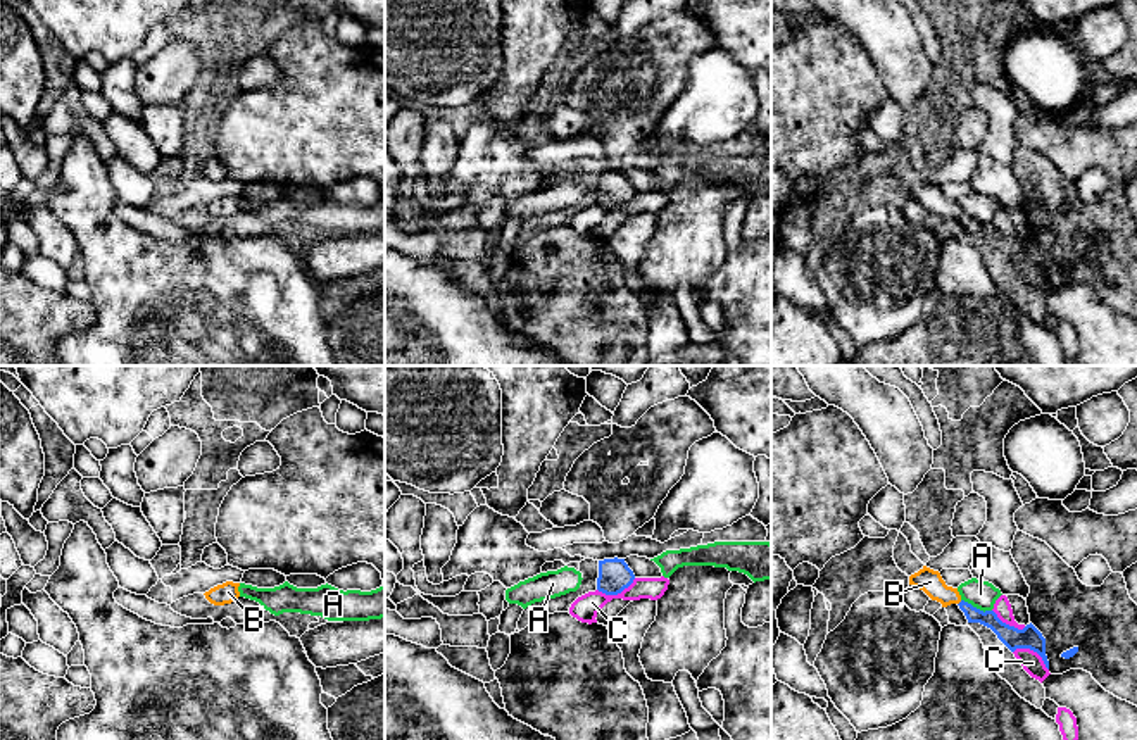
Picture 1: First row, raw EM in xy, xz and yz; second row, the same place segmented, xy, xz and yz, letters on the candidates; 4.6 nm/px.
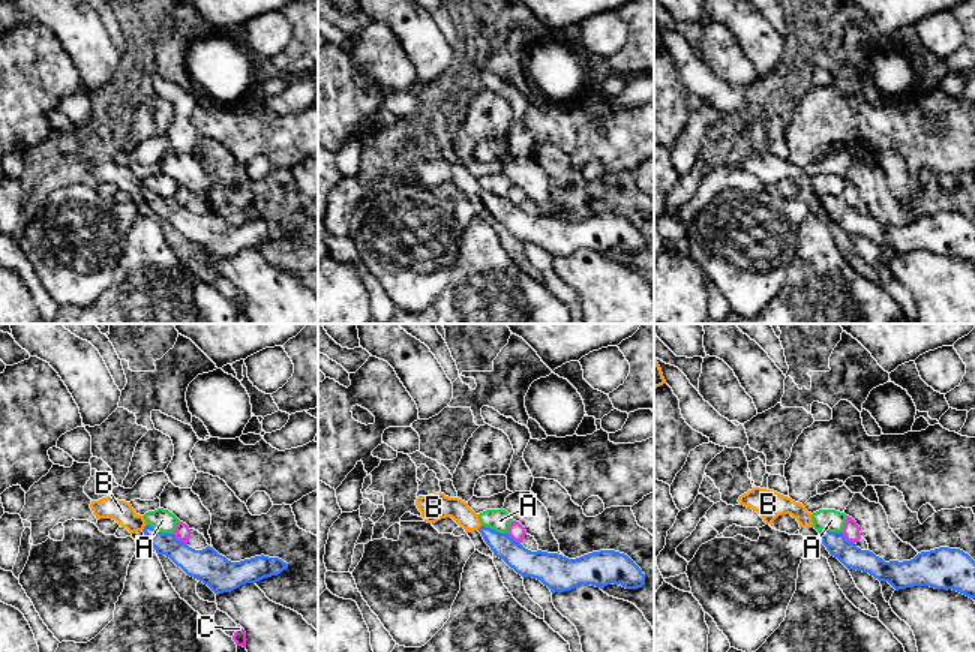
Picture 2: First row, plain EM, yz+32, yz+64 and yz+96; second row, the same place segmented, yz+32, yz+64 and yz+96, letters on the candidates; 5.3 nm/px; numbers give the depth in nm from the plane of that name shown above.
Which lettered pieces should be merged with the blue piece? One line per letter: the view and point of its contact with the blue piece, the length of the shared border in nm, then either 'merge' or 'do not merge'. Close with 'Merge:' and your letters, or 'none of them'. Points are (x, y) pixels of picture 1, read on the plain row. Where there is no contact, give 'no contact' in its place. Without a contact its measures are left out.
A: meets blue in yz at (975, 221); contact 160 nm long; do not merge
B: meets blue in yz at (960, 216); contact 30 nm long; merge
C: meets blue in yz at (1034, 264); contact 190 nm long; do not merge
Merge: B

